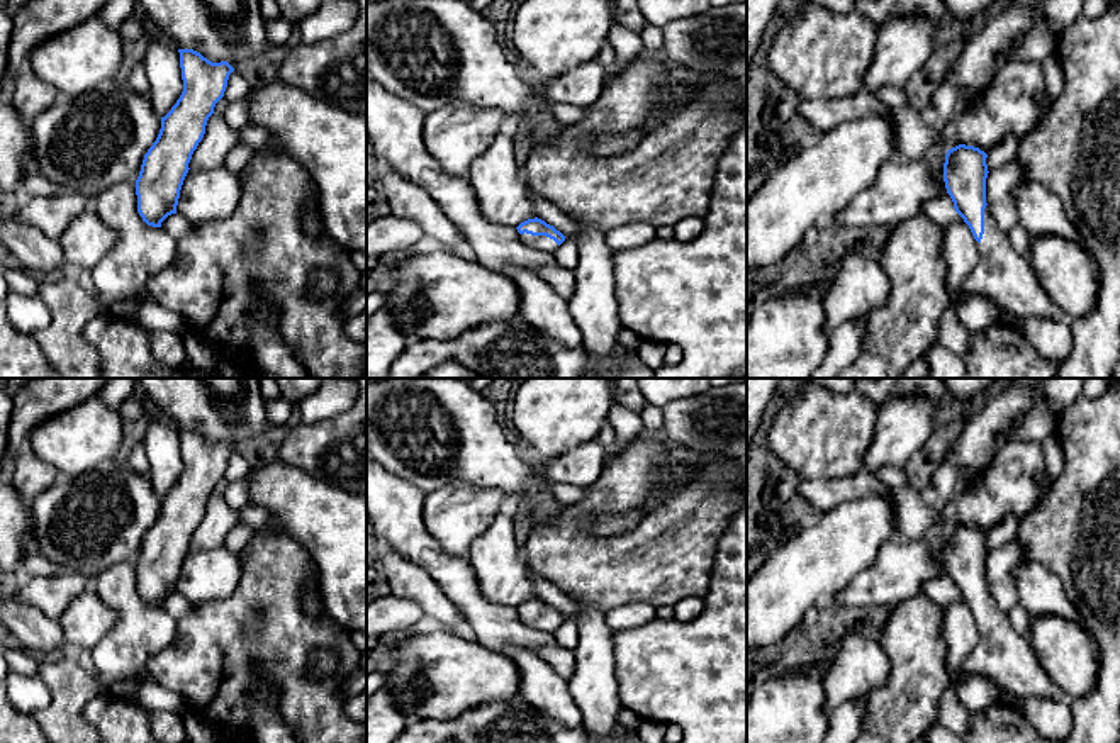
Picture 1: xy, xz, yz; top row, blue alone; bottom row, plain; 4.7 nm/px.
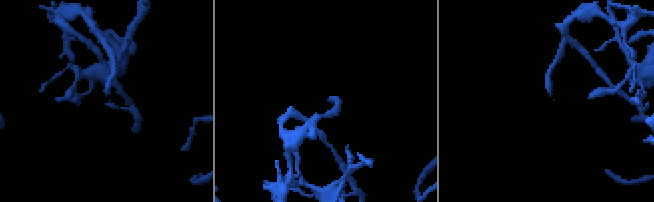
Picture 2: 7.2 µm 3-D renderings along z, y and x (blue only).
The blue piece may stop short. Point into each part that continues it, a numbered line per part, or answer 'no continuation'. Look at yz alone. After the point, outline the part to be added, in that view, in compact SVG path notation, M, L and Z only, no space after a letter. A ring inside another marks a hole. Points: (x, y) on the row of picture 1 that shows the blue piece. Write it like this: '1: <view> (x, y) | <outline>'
1: yz (900, 331) | M988 205L979 260L957 297L947 287L947 265L940 254L942 237L944 227L923 214L893 227L877 258L877 265L889 278L889 297L882 305L860 317L865 322L862 349L854 363L835 378L903 378L908 366L937 343L940 319L955 299L993 299L1000 310L1010 310L1018 319L1067 319L1039 285L1030 260L1018 254L1008 236L998 227Z

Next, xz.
1: xz (540, 243) | M524 232L524 234L519 234L519 237L526 246L536 251L545 251L545 253L553 254L558 248L558 244L546 236L531 236Z

